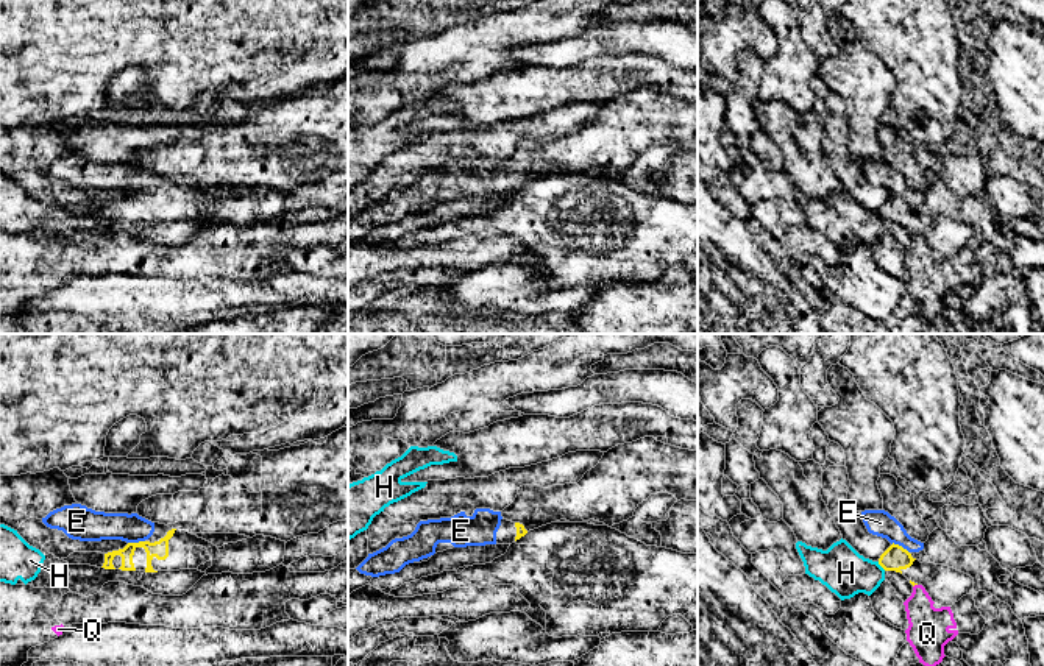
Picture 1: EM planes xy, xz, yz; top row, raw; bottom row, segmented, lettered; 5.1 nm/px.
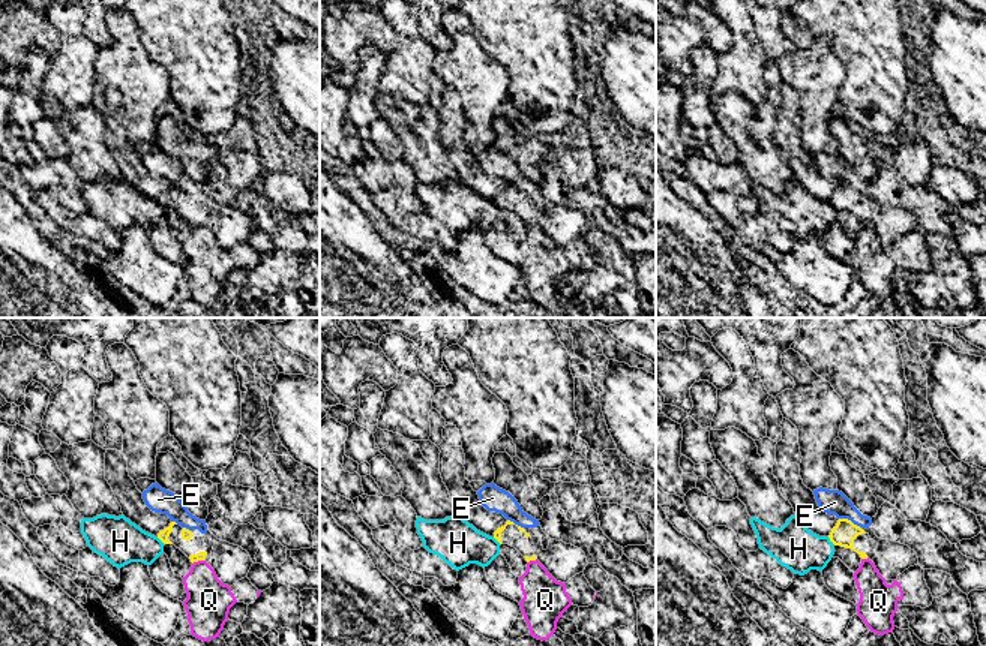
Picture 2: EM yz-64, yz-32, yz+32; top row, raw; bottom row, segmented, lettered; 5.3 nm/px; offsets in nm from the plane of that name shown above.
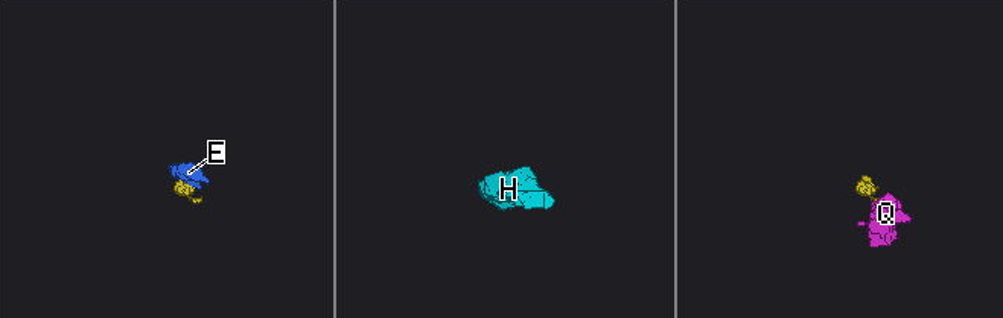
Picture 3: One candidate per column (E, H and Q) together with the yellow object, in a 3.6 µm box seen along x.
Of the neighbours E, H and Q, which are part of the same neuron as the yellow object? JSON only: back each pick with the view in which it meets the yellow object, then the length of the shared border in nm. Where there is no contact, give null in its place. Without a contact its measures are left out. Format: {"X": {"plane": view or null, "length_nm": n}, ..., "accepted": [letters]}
{"E": {"plane": "yz", "length_nm": 110}, "accepted": ["E"]}

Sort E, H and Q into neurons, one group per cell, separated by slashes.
E / H / Q

